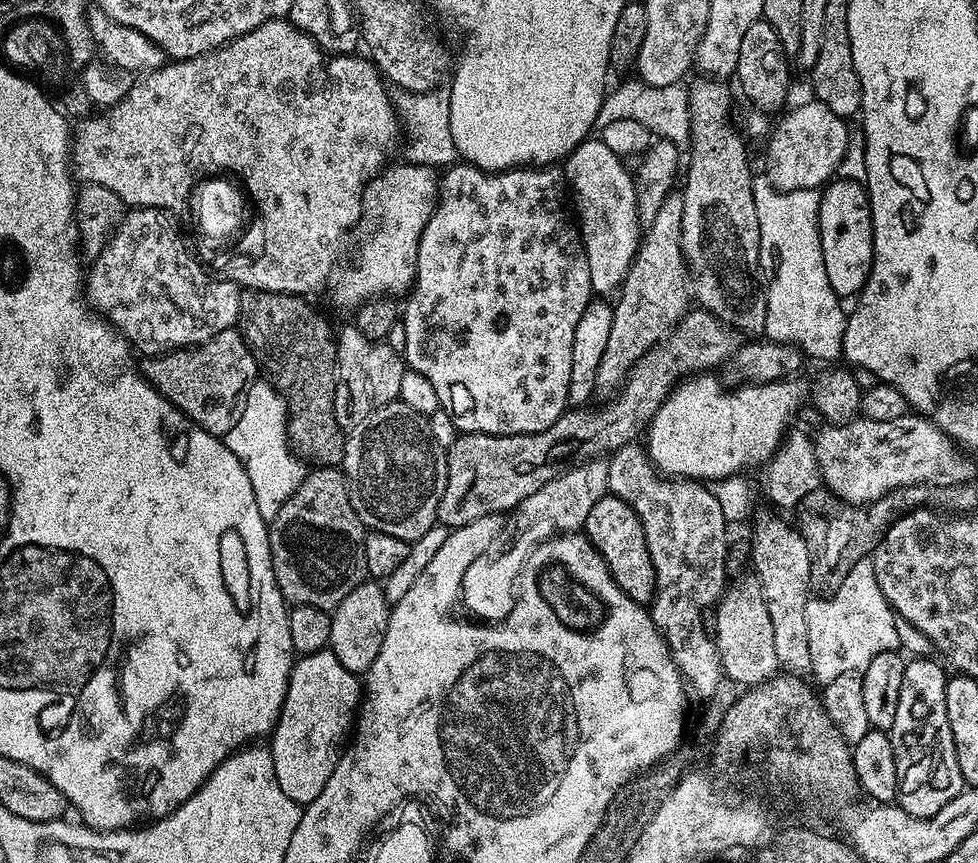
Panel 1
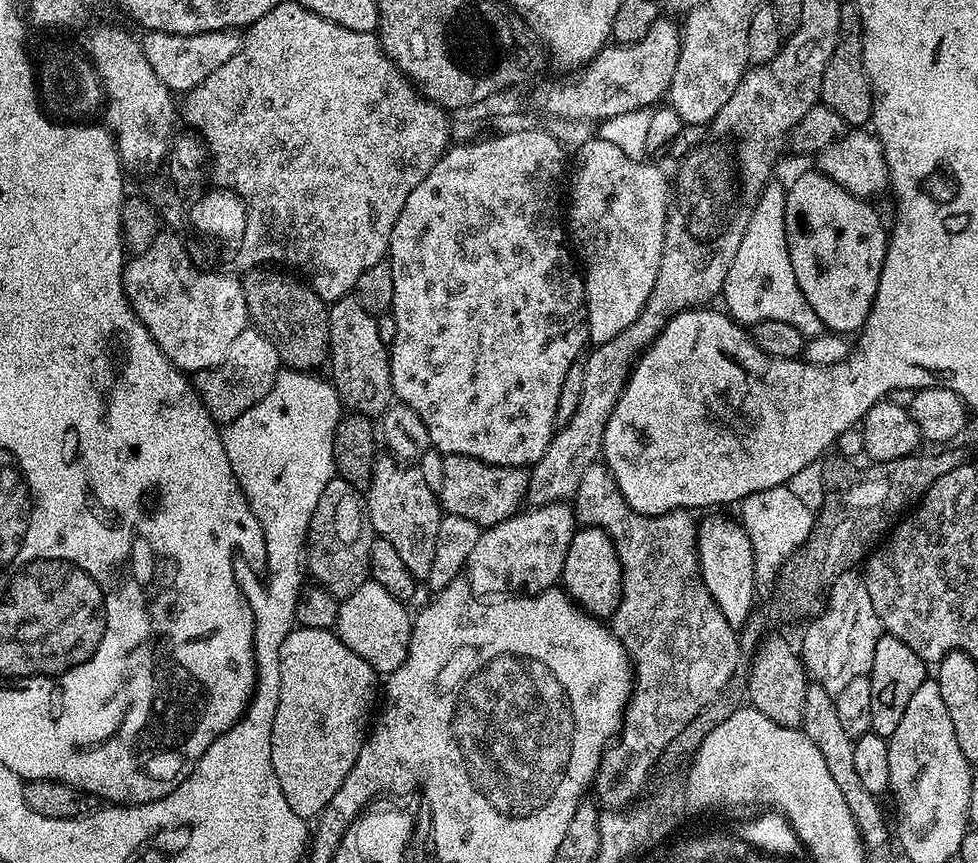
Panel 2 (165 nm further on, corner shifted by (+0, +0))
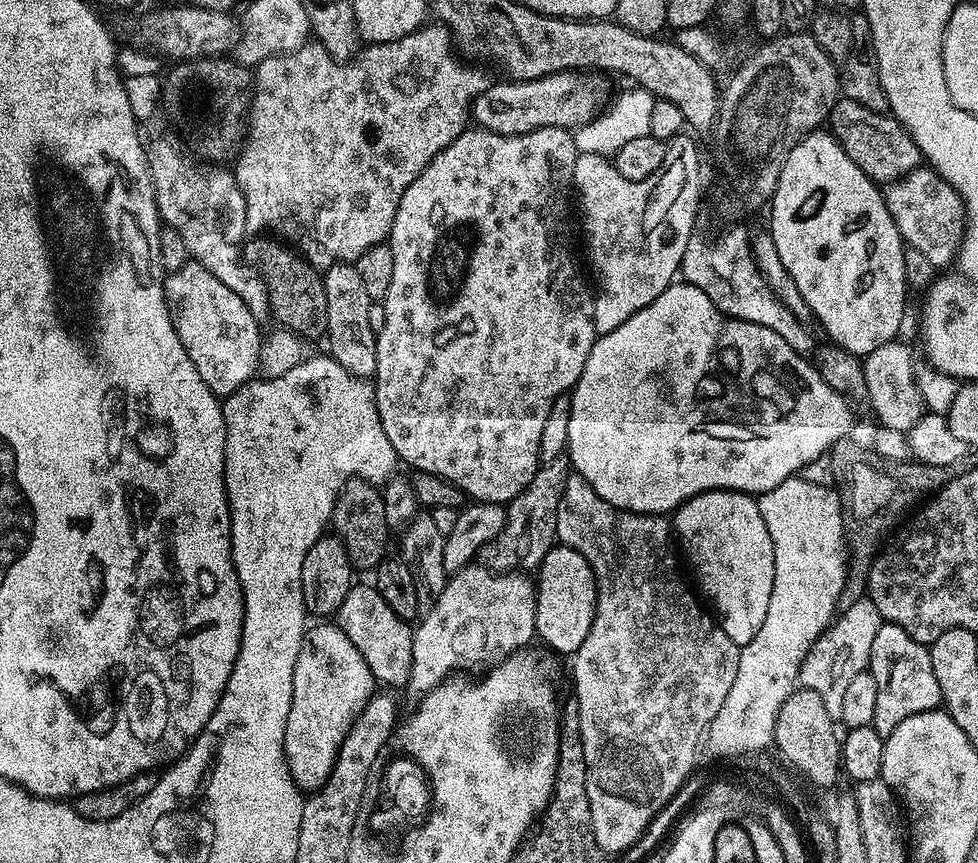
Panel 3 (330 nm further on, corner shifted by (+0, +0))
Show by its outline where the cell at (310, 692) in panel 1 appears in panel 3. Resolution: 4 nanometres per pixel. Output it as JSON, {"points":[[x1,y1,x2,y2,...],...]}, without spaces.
{"points":[[316,622,313,628,311,625,305,631,298,662,294,666,294,698,290,702,290,718,286,718,284,735,284,753,290,766,290,774,305,793,315,792,324,785,326,778,330,778,330,770,334,770,334,762,350,726,354,726,358,714,362,714,366,702,370,702,377,691,378,681,371,673,366,659,337,623]]}

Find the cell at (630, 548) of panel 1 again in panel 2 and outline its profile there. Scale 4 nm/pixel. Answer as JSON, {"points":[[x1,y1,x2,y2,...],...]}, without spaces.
{"points":[[577,527,574,538,570,542,570,550,566,550,566,562,564,563,564,574,562,587,571,596,575,604,580,605,584,611,597,618,610,618,620,601,622,594,622,570,614,550,614,542,601,528]]}

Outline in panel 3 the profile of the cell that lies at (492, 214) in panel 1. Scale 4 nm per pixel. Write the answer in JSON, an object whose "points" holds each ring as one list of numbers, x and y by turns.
{"points":[[472,126,465,130,461,136,454,138,454,142,450,142,450,146,446,146,446,150,439,152,430,162,430,166,426,166,426,170,422,170,422,174,418,174,418,178,414,178,414,182,410,182,410,186,406,190,406,194,402,194,402,198,398,202,398,210,394,214,394,222,392,223,392,231,390,233,390,243,392,253,394,254,394,279,391,280,390,290,386,290,382,301,384,325,379,325,376,333,378,366,376,367,374,377,374,387,376,389,378,418,382,422,382,430,386,430,386,438,390,438,390,446,394,446,397,457,403,463,405,460,410,467,416,468,415,471,417,473,429,472,439,479,448,481,449,484,460,489,465,497,481,504,507,506,512,503,514,497,526,490,526,486,530,486,534,474,542,467,540,443,542,442,542,430,546,427,546,418,550,414,550,406,554,406,557,398,565,395,576,385,578,378,582,374,582,366,586,366,586,358,590,358,590,350,594,346,598,335,596,323,594,322,594,306,596,305,594,288,593,285,592,288,588,285,588,280,584,277,583,270,580,269,580,256,576,253,576,240,572,237,572,212,574,216,572,175,574,174,574,162,577,155,575,135,566,128,539,128,521,136,503,136,497,132,489,132,486,128]]}

